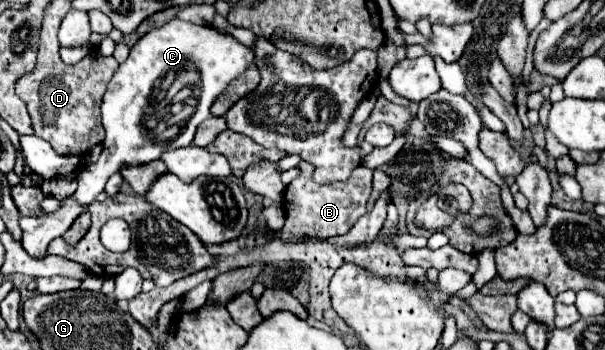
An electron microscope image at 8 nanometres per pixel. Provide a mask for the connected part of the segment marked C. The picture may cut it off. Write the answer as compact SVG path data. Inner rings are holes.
M170 20L168 24L150 30L130 48L130 56L124 64L118 66L114 78L108 84L108 90L102 100L102 124L106 130L104 150L100 160L88 164L78 176L78 190L72 194L72 200L84 204L88 208L98 194L104 190L106 180L120 170L124 164L146 164L150 160L160 158L164 150L180 148L192 144L194 132L202 120L210 116L210 106L214 100L228 88L228 84L238 78L246 68L254 62L254 50L238 42L232 34L222 34L216 28L192 24L184 20ZM158 124L166 124L166 128L158 130Z

